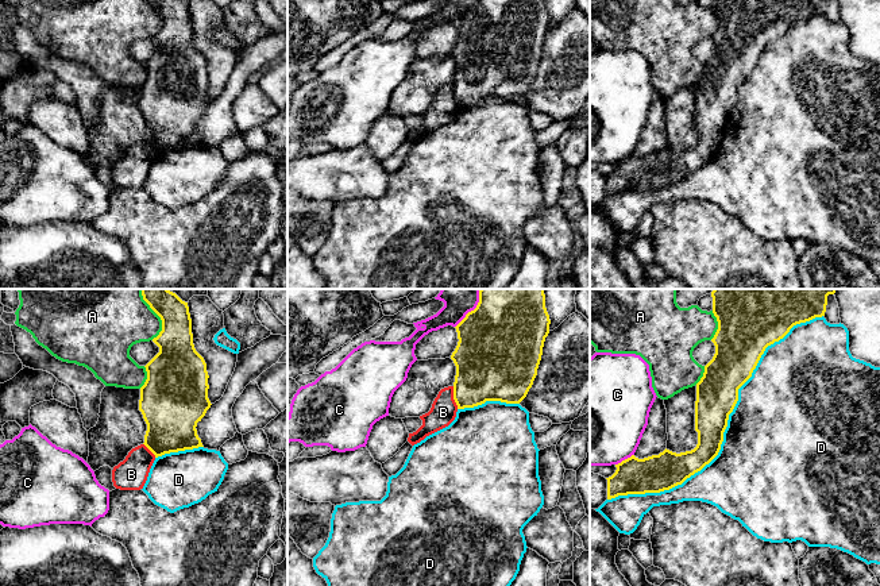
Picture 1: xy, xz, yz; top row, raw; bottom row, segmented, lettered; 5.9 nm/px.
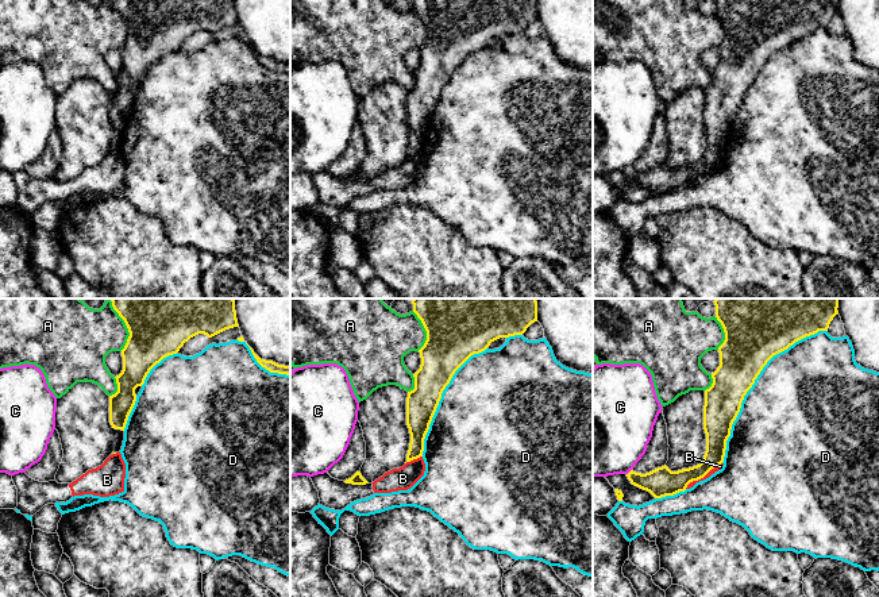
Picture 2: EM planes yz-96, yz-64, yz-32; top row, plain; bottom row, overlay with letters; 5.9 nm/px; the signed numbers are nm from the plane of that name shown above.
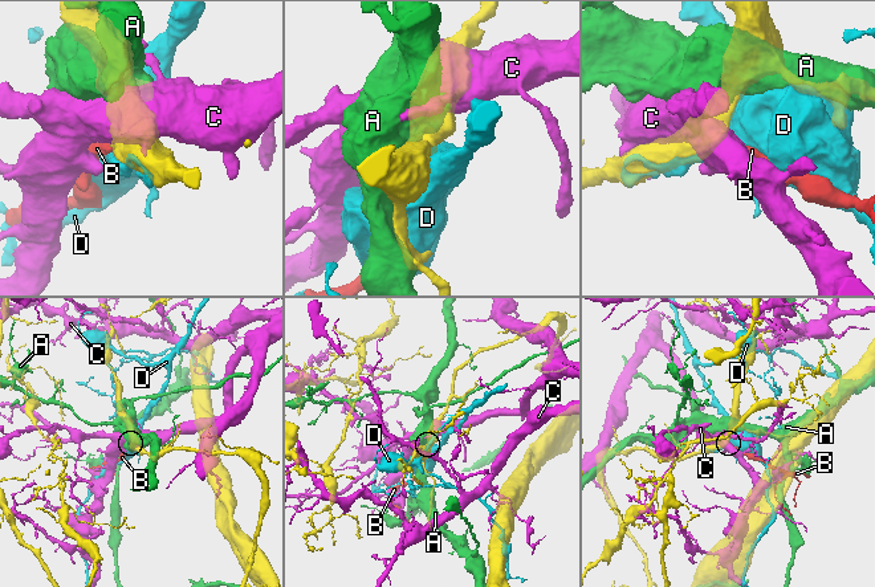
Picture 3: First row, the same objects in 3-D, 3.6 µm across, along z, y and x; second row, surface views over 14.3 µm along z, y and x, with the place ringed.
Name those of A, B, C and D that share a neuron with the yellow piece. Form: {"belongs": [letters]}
{"belongs": []}

